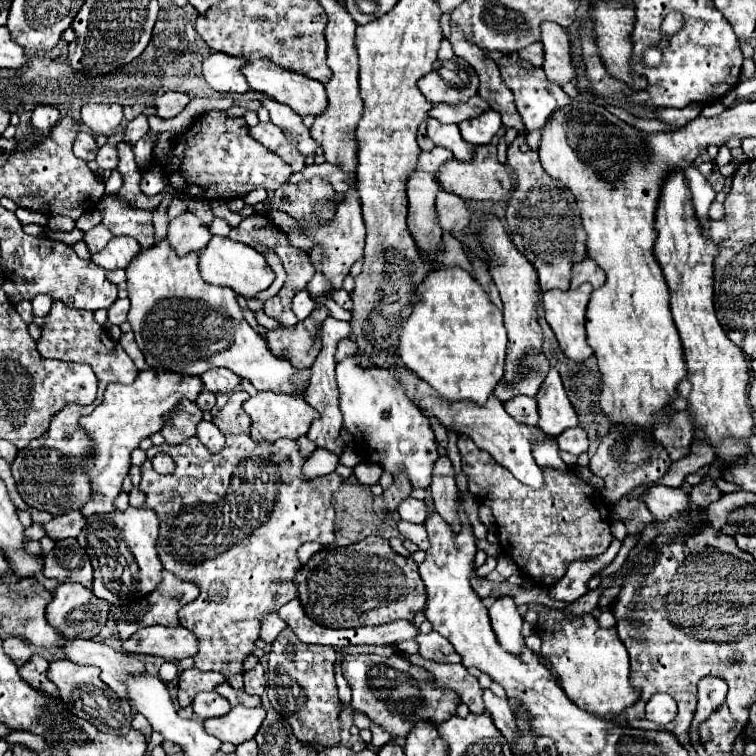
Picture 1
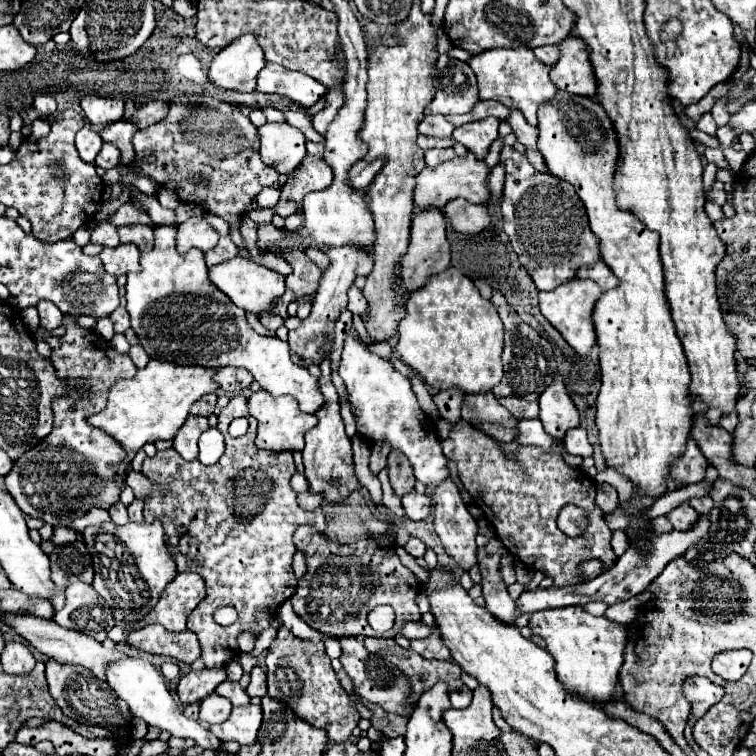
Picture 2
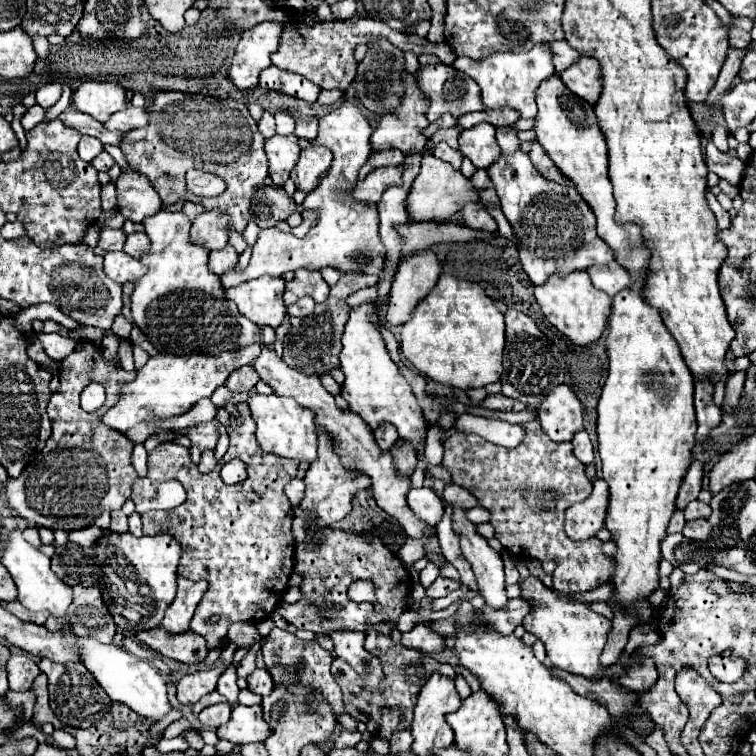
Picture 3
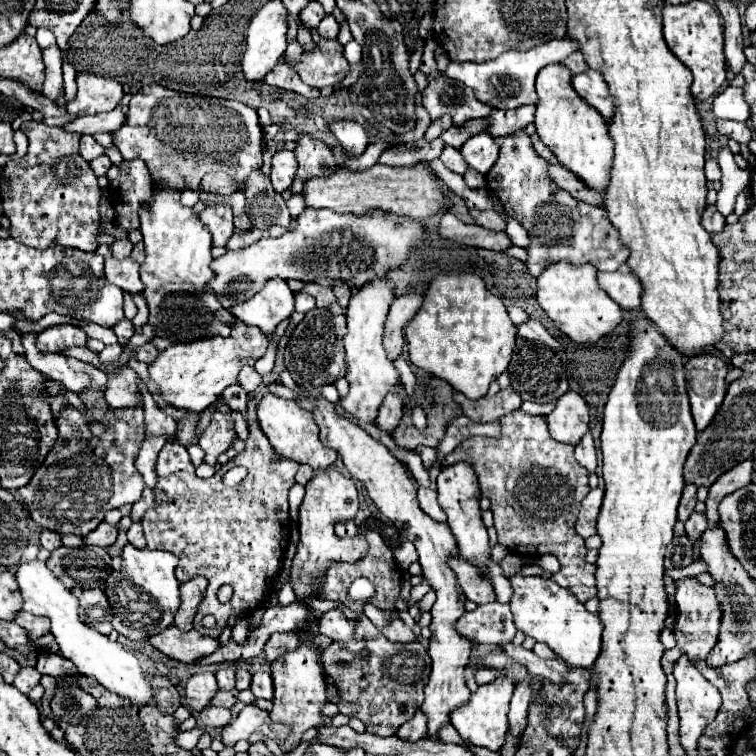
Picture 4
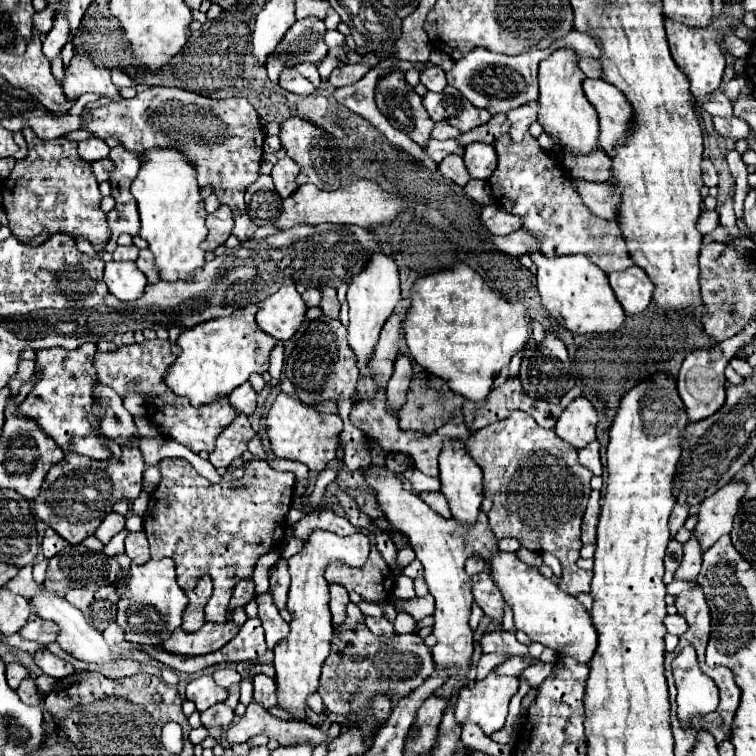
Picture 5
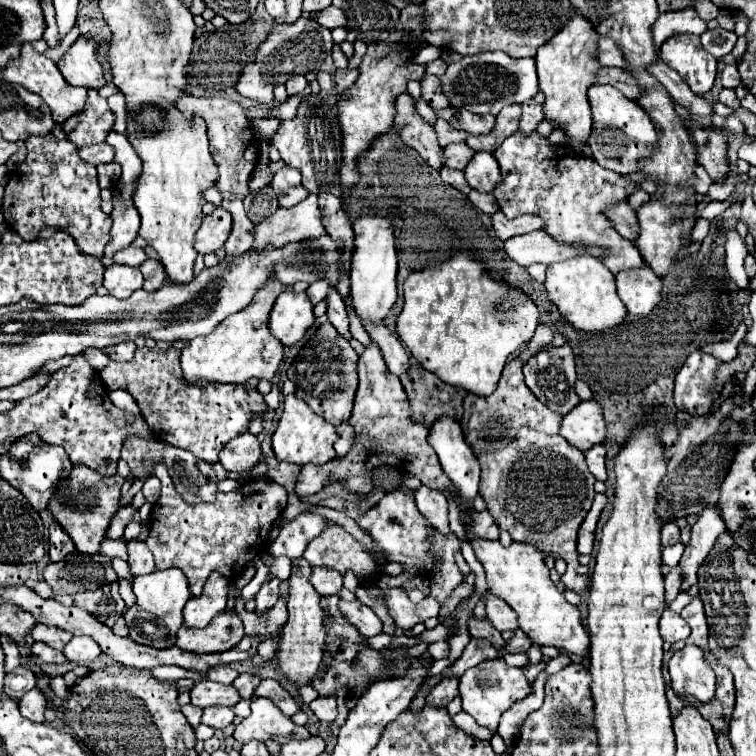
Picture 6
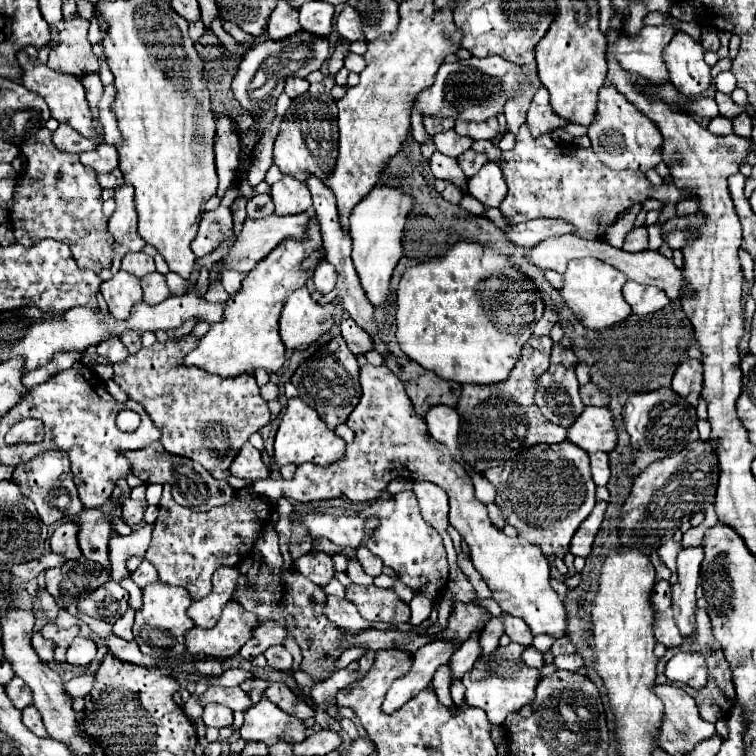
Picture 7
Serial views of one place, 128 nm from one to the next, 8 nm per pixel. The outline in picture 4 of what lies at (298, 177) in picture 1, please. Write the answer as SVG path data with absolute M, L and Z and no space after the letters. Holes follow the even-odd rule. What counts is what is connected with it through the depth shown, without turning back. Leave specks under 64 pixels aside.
M421 138L412 143L400 144L398 148L388 148L380 156L378 164L386 164L386 166L414 166L416 162L438 158L442 150L444 150L444 146L446 144L444 144L442 138L437 138L432 142Z

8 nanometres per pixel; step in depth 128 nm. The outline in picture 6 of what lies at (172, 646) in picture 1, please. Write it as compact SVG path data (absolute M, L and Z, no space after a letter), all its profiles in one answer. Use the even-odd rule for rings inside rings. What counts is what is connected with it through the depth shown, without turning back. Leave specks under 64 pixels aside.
M222 612L208 624L208 628L196 630L182 626L178 632L176 646L196 654L226 652L234 648L242 640L242 636L244 636L242 620L232 612Z

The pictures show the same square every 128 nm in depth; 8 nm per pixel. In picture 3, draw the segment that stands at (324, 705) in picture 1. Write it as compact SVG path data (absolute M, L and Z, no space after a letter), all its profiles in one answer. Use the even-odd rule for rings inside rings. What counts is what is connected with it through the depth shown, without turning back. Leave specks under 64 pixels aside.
M274 628L268 638L264 640L262 644L262 654L264 654L264 662L266 662L266 668L268 672L272 674L272 680L274 682L306 682L310 686L314 686L328 702L330 706L334 708L334 714L340 714L344 712L344 704L342 704L342 692L338 688L338 684L334 682L332 674L330 674L330 664L332 664L332 654L326 652L324 648L320 648L320 644L316 640L298 640L294 634L286 632L286 630L280 630L280 628ZM300 664L300 670L298 674L294 674L296 666Z

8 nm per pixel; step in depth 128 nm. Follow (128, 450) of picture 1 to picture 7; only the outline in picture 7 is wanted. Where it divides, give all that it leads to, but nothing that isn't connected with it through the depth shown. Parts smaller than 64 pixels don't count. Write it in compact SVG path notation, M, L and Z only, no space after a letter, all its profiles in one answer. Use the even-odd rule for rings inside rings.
M316 216L310 218L306 226L306 234L302 240L284 240L280 246L274 248L272 254L266 256L242 282L242 288L236 296L232 296L226 304L224 320L218 324L212 324L208 334L200 340L198 348L192 350L184 362L188 366L198 366L210 374L218 376L238 376L242 372L252 374L256 368L266 368L270 372L276 372L282 368L286 360L286 346L278 334L278 320L282 306L286 304L288 296L300 288L306 286L306 280L314 274L312 270L304 270L302 262L318 252L318 262L324 260L324 248L322 248L322 234L320 234L320 222Z

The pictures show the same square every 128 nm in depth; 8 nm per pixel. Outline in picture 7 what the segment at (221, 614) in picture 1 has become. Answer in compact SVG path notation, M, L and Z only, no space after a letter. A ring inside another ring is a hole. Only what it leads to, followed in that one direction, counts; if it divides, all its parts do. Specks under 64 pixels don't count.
M164 486L160 500L160 514L152 530L152 542L146 550L146 560L158 570L158 578L164 584L180 586L190 592L192 598L210 594L210 578L220 566L238 566L252 554L256 536L262 524L268 524L274 504L266 498L254 498L248 502L232 502L208 512L192 512L174 502L170 488Z

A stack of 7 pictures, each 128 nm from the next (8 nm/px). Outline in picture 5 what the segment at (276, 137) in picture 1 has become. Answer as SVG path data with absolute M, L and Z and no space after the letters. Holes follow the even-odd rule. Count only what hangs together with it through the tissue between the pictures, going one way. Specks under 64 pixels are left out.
M288 156L278 160L278 164L272 168L270 176L272 176L272 180L276 184L276 192L280 194L282 200L292 196L298 190L298 184L296 184L298 174L300 174L300 166L294 160L288 160Z

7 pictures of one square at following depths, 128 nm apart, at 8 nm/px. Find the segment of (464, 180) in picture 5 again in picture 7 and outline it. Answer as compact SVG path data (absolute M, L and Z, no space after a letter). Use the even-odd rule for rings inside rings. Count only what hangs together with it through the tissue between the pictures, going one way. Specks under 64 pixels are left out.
M436 180L436 182L434 182L434 188L436 188L436 192L438 192L444 200L448 200L450 204L458 204L458 202L462 200L460 188L456 188L454 184L448 184L448 182L444 182L444 180Z

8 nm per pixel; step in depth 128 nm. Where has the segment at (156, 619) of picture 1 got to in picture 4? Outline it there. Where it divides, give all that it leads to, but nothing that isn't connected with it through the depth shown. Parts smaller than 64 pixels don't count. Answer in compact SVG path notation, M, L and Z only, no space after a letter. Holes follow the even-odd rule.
M196 576L184 584L180 584L180 594L182 594L182 604L176 612L176 620L174 626L188 632L192 630L192 620L198 612L198 606L206 594L208 588L208 580L204 576Z

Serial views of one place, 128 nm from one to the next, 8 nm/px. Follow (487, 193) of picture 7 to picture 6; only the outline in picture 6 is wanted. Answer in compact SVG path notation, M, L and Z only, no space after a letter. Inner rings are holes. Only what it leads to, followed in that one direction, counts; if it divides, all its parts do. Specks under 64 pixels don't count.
M478 152L464 172L470 188L478 192L494 192L494 188L502 182L500 168L490 152Z

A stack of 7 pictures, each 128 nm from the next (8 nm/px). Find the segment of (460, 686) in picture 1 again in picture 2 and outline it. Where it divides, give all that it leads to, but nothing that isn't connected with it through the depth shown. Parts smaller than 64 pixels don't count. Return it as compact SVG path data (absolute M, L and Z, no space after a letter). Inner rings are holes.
M366 638L364 646L370 652L376 652L382 658L390 660L408 678L410 706L422 696L424 690L432 688L432 684L440 680L446 682L450 690L456 690L456 686L464 686L464 682L460 680L460 672L462 672L460 666L450 660L426 660L418 652L412 652L410 648L404 650L394 640L384 640L384 638Z

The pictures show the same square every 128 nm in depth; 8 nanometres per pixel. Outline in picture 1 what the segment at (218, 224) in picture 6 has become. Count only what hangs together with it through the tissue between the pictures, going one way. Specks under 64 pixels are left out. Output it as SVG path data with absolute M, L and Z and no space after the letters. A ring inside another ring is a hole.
M184 212L182 216L174 218L168 226L168 242L176 250L178 256L204 250L210 238L212 234L208 226L204 226L202 220L190 212Z

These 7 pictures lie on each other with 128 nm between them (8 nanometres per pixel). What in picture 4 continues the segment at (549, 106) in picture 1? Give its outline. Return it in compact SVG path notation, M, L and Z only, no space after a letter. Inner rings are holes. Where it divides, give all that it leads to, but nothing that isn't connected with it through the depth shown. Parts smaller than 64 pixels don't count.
M566 36L562 40L550 40L548 44L536 46L532 50L528 50L528 52L508 50L508 52L500 54L498 58L492 58L492 60L486 60L486 62L450 62L444 76L466 84L468 88L474 90L474 96L480 102L484 102L484 104L488 104L488 106L492 106L496 110L518 108L518 106L524 106L524 104L536 104L538 102L536 90L534 90L536 74L548 64L564 62L578 48L580 46L576 44L576 40Z

